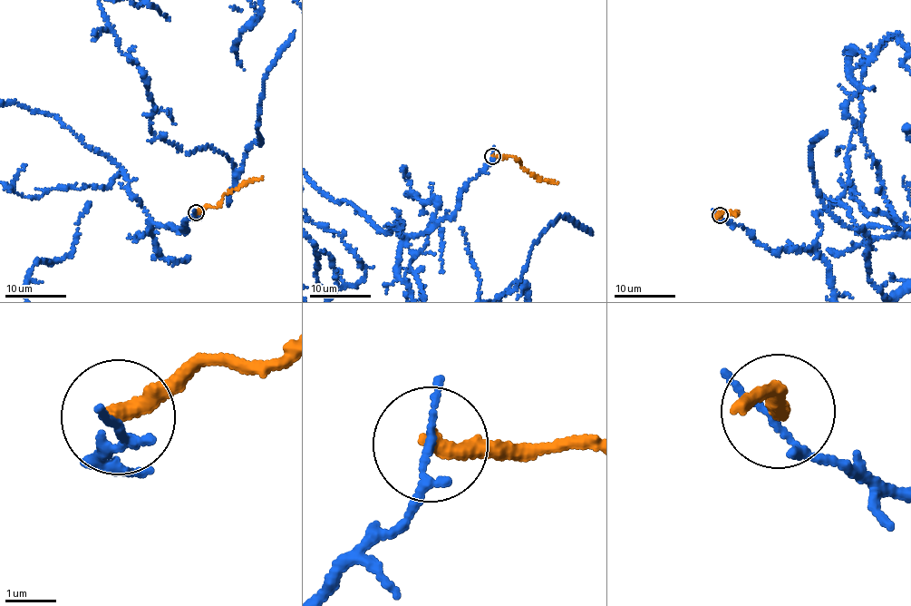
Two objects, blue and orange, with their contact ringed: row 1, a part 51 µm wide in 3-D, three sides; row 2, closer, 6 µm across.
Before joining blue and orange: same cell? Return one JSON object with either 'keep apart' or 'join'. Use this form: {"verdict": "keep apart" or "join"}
{"verdict": "keep apart"}

